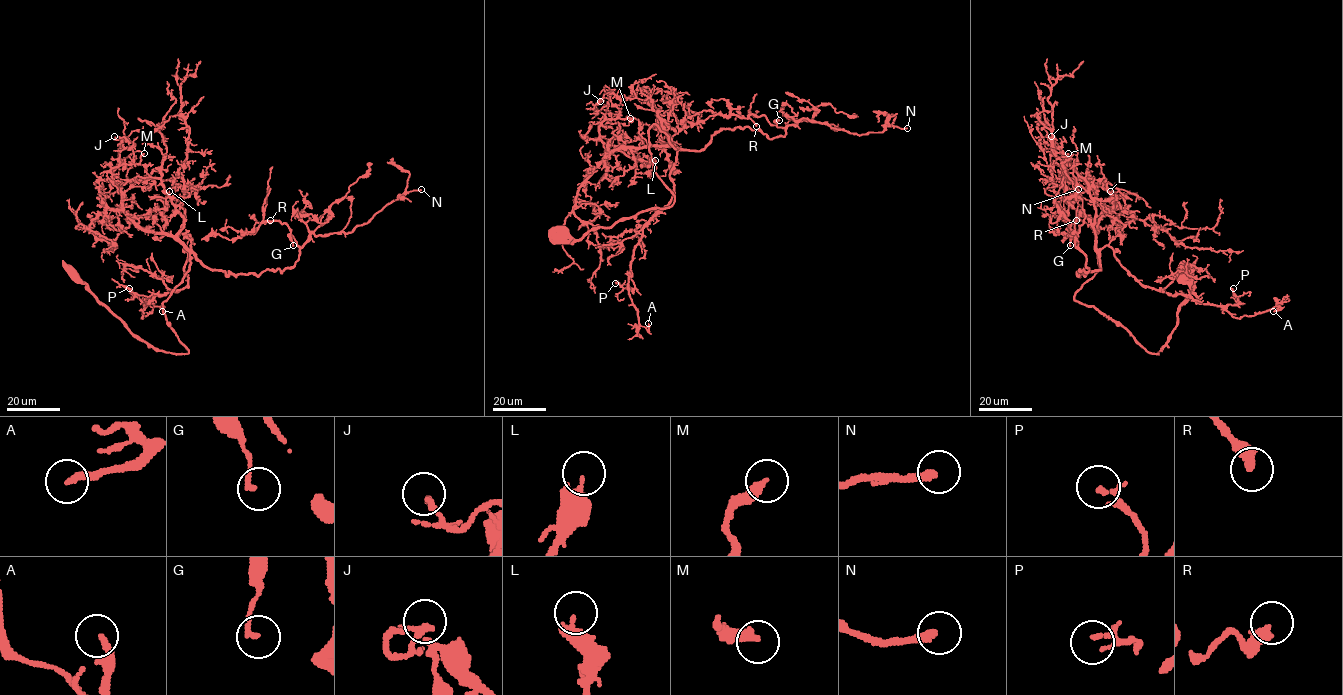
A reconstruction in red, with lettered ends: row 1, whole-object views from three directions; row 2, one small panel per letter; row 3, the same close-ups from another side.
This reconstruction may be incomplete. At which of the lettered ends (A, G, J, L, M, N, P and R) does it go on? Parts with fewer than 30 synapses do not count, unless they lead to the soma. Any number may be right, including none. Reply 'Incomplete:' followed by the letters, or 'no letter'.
Incomplete: N

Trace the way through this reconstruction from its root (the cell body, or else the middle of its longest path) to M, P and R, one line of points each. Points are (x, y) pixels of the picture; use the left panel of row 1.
M: (72, 272), (133, 334), (189, 352), (162, 303), (190, 253), (136, 223), (114, 183), (144, 153)
P: (72, 272), (133, 334), (187, 353), (162, 303), (189, 269), (190, 245), (182, 289), (144, 306), (129, 288)
R: (72, 272), (133, 334), (187, 353), (162, 303), (191, 253), (227, 275), (292, 267), (297, 241), (270, 220)

